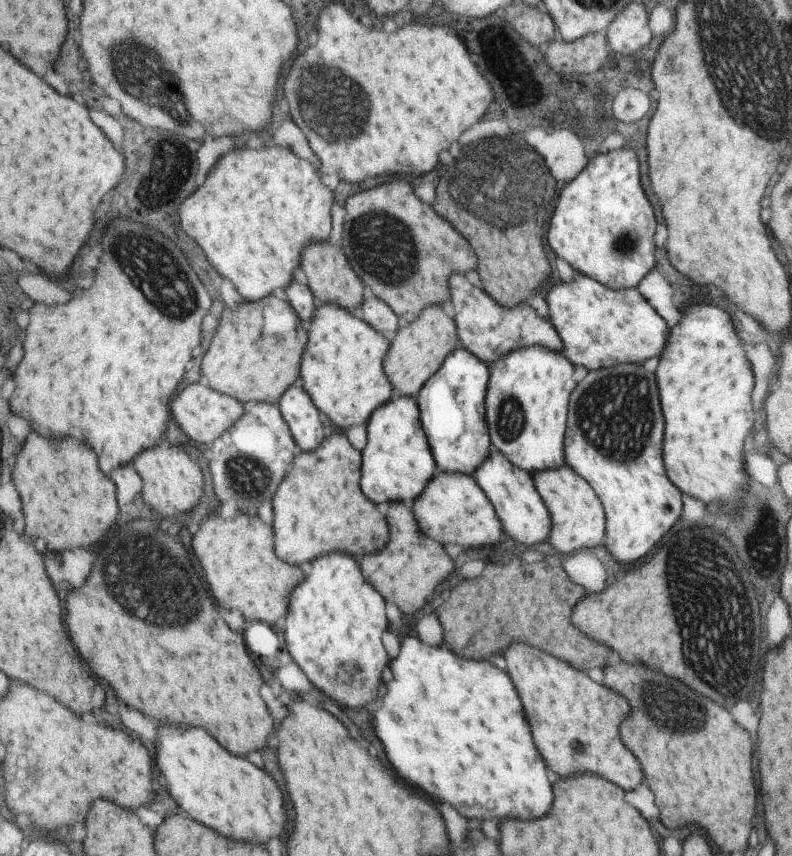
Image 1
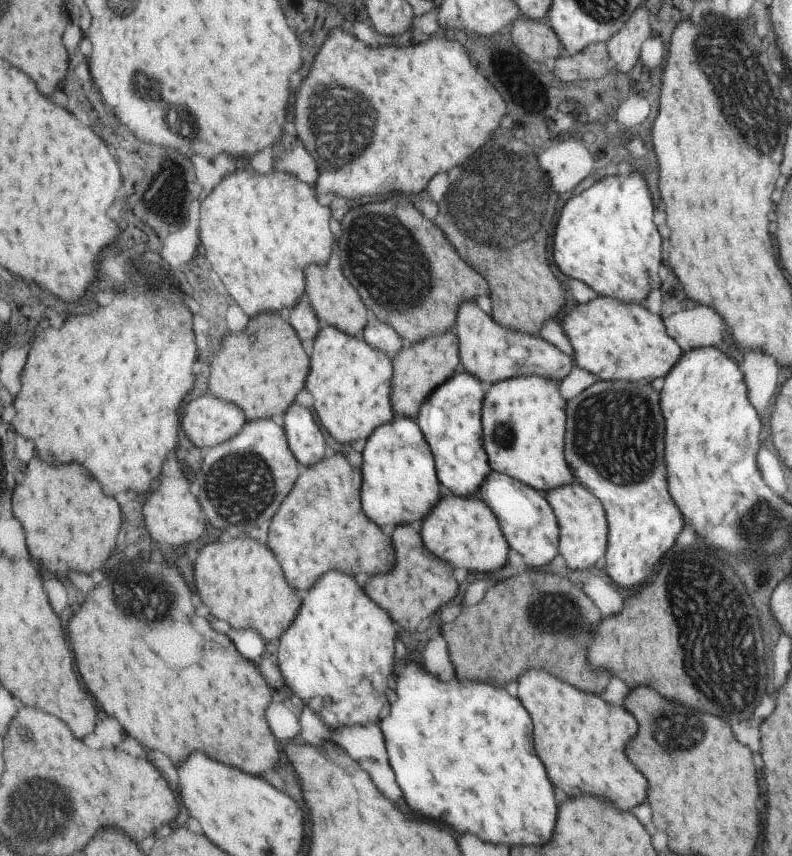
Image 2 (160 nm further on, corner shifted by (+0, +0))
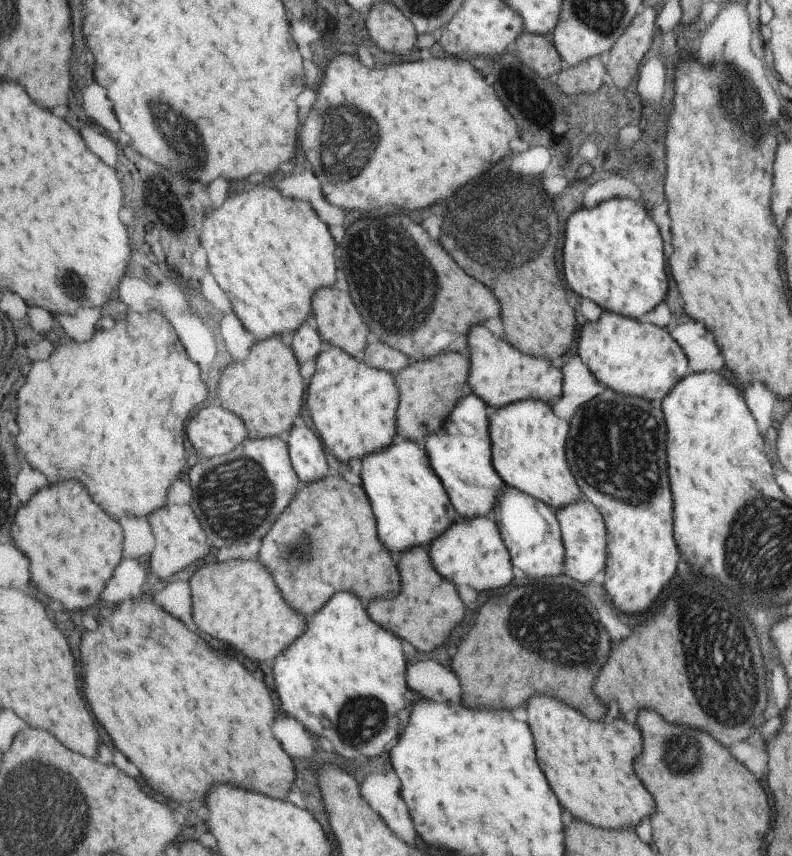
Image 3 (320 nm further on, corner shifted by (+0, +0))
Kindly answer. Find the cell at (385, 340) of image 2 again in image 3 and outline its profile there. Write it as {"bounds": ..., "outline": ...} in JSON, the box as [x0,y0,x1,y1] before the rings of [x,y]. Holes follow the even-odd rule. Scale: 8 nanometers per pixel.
{"bounds":[362,341,411,376],"outline":[[[377,341],[368,344],[362,359],[370,366],[382,371],[387,371],[397,376],[411,364],[411,358],[395,350],[387,343]]]}

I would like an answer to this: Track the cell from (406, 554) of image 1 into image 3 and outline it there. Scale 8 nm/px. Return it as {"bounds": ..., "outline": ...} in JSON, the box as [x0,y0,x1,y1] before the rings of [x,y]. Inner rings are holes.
{"bounds":[367,547,465,652],"outline":[[[425,547],[410,549],[399,558],[403,592],[397,600],[375,600],[373,604],[367,604],[368,613],[373,616],[373,620],[377,620],[377,624],[397,632],[397,636],[405,639],[419,652],[431,652],[443,645],[445,640],[451,644],[451,638],[457,636],[451,636],[453,628],[459,630],[457,626],[465,620],[465,604],[459,598],[455,584],[437,572],[432,556]],[[391,604],[397,606],[391,610]]]}

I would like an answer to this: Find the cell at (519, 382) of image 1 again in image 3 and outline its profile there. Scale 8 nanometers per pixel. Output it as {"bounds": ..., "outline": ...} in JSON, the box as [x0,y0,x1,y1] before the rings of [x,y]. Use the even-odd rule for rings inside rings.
{"bounds":[490,400,583,511],"outline":[[[537,400],[517,401],[507,407],[491,409],[490,428],[493,462],[504,484],[556,511],[576,503],[583,494],[577,490],[575,477],[568,467],[568,422],[557,418],[552,409]]]}

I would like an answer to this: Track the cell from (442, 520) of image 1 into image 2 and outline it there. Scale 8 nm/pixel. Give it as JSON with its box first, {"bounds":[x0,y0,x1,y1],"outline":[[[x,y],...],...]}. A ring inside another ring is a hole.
{"bounds":[421,493,507,576],"outline":[[[445,493],[442,501],[431,515],[421,523],[421,532],[429,550],[435,556],[449,560],[457,568],[469,572],[483,572],[486,576],[495,574],[507,562],[507,544],[501,536],[500,519],[484,501],[478,497],[457,497],[455,493]]]}

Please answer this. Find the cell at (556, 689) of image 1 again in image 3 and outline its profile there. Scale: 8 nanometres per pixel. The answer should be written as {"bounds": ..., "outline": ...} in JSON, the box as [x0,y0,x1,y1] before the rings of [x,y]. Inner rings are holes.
{"bounds":[525,696,653,830],"outline":[[[533,696],[529,704],[525,706],[527,724],[531,730],[531,736],[535,740],[535,758],[545,774],[551,792],[555,794],[561,808],[565,808],[573,818],[597,824],[599,828],[619,830],[619,828],[633,828],[641,822],[641,818],[647,818],[653,814],[653,800],[649,792],[641,786],[641,782],[633,774],[633,760],[641,754],[643,738],[635,726],[630,726],[623,718],[613,720],[610,724],[602,721],[590,721],[579,711],[565,705],[561,700],[551,696]]]}

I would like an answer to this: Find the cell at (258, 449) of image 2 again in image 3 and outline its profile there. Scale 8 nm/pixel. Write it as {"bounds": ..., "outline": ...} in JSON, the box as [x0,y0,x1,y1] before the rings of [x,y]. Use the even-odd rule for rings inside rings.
{"bounds":[190,438,303,546],"outline":[[[248,438],[235,451],[199,460],[193,468],[193,497],[190,505],[213,546],[245,546],[269,534],[279,516],[293,502],[303,482],[292,465],[286,438]]]}

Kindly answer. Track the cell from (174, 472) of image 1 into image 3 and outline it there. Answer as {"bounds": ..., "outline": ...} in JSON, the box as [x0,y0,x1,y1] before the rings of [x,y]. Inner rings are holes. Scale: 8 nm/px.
{"bounds":[148,503,211,580],"outline":[[[190,503],[187,505],[165,505],[159,511],[152,513],[148,519],[156,538],[154,551],[149,556],[149,568],[153,580],[167,580],[169,576],[175,576],[177,572],[197,564],[199,560],[209,556],[211,541]]]}

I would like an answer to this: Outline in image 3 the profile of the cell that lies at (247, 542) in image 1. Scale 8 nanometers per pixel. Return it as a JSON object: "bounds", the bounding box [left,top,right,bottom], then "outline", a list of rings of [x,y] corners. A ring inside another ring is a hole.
{"bounds":[190,560,307,664],"outline":[[[255,560],[204,564],[190,583],[199,628],[259,664],[276,660],[307,631],[307,620],[285,602],[269,570]]]}

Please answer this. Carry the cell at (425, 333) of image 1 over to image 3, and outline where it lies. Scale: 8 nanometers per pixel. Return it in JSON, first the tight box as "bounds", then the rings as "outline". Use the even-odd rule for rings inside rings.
{"bounds":[395,350,473,449],"outline":[[[468,350],[441,353],[423,361],[411,361],[405,370],[395,376],[400,388],[400,408],[397,415],[399,436],[416,442],[425,449],[429,436],[448,422],[462,399],[473,394],[468,383],[471,372]]]}

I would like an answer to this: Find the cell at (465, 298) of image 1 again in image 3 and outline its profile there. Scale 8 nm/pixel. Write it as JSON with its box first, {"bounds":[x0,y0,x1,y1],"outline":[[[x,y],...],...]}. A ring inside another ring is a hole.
{"bounds":[468,324,562,409],"outline":[[[483,324],[476,325],[468,333],[468,353],[472,364],[472,372],[469,375],[468,383],[473,394],[481,397],[490,409],[500,409],[508,404],[517,401],[537,400],[548,404],[551,408],[557,402],[561,394],[562,372],[554,368],[550,361],[525,355],[505,341],[497,340],[491,330]]]}

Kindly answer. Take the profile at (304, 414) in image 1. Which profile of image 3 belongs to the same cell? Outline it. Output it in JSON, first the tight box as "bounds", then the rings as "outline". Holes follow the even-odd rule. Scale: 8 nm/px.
{"bounds":[286,426,329,484],"outline":[[[297,426],[292,428],[286,436],[288,449],[292,465],[296,473],[301,476],[303,484],[307,482],[317,482],[329,475],[329,460],[323,448],[323,442],[317,438],[313,430],[307,426]]]}

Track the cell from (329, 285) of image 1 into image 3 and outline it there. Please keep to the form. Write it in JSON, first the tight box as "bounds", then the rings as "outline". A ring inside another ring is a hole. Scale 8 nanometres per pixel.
{"bounds":[312,287,370,358],"outline":[[[323,287],[316,292],[313,306],[315,311],[312,321],[320,332],[323,342],[326,342],[327,346],[339,347],[355,358],[362,357],[368,348],[370,328],[356,307],[351,294],[345,294],[337,288]]]}

